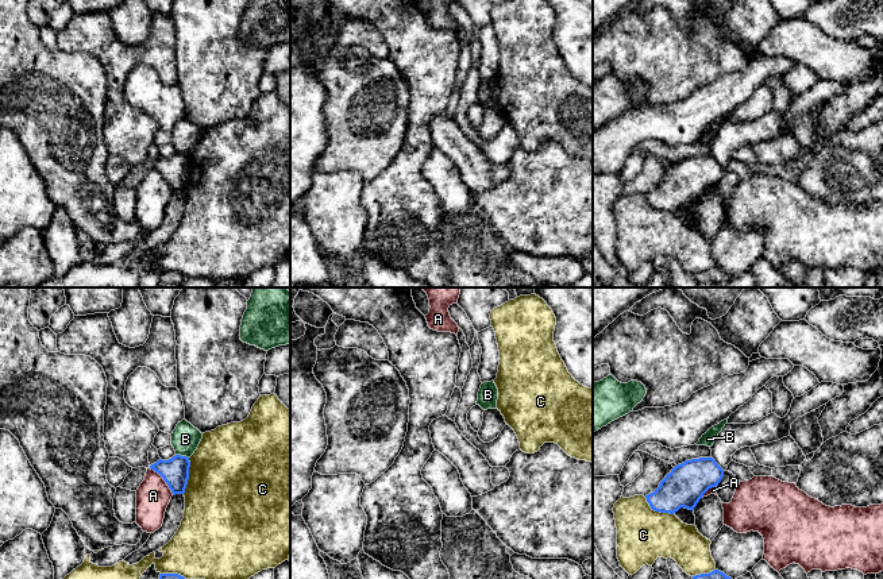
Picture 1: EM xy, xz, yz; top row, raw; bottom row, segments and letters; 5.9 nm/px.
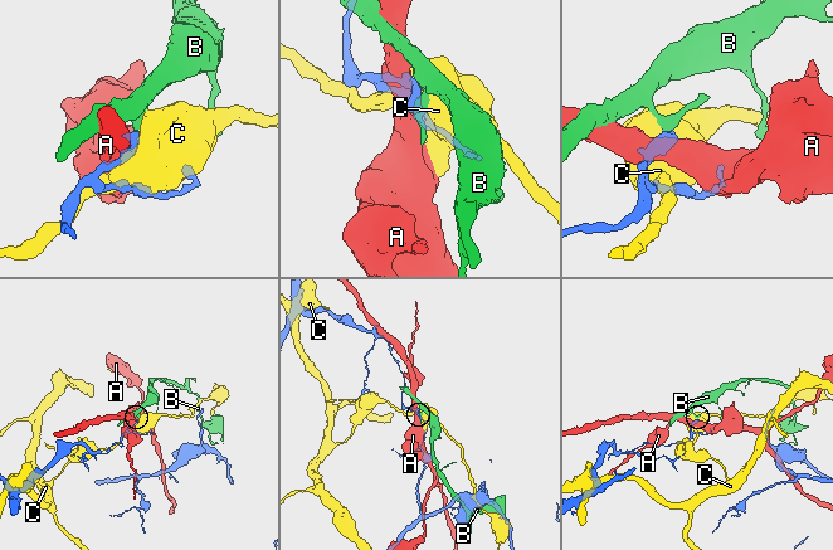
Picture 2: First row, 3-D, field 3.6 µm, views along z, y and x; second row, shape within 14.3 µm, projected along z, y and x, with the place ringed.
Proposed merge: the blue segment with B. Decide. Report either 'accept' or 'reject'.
reject

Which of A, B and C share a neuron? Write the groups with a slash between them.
A / B / C

